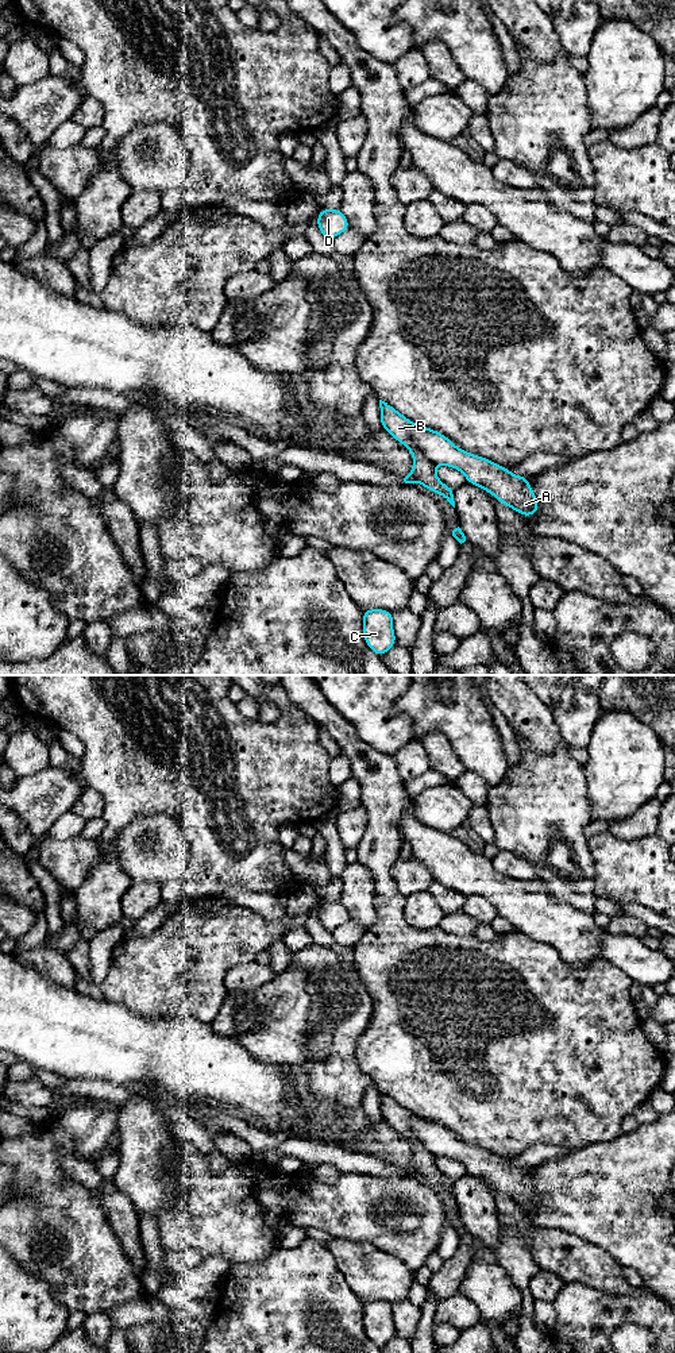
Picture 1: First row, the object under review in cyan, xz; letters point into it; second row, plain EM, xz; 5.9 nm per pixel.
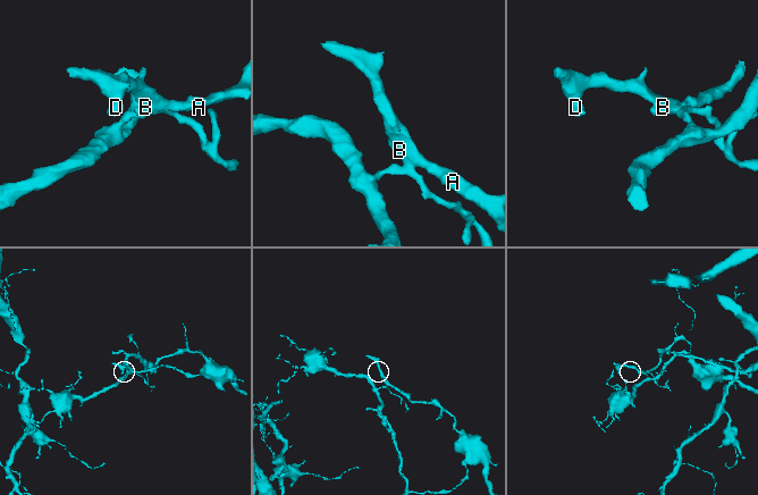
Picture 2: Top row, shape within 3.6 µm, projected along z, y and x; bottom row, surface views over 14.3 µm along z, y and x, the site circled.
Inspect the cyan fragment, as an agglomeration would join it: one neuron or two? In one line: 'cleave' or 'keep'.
cleave

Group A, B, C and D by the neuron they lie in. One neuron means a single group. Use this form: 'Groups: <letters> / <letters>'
Groups: A D / B C

